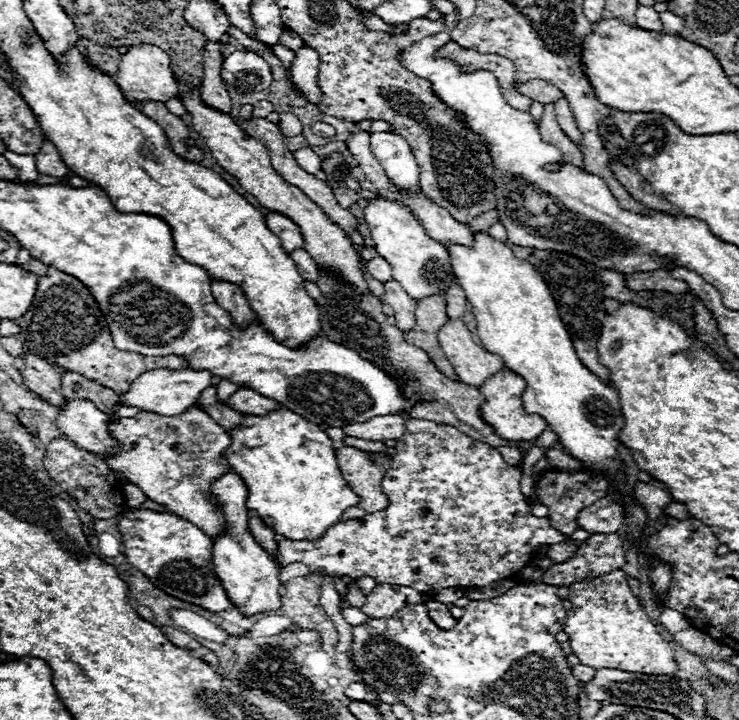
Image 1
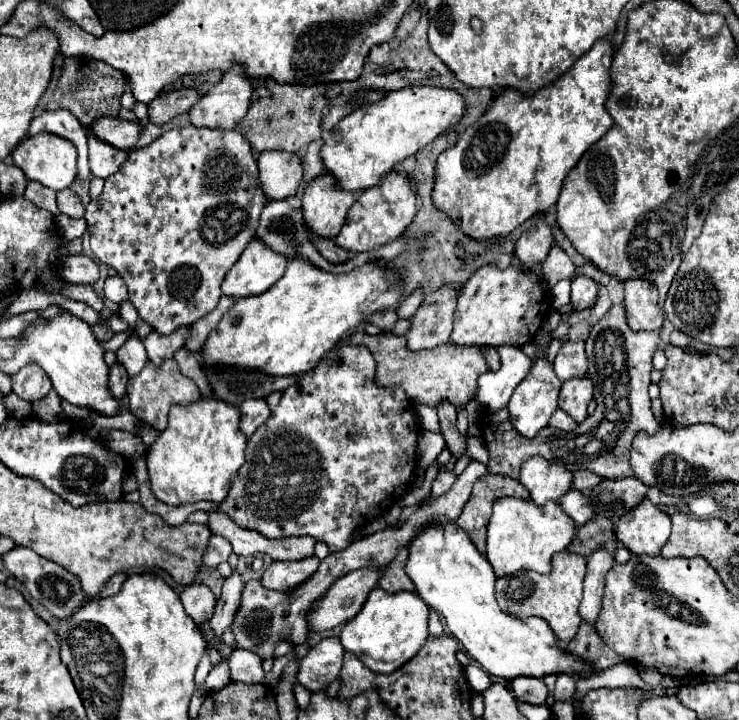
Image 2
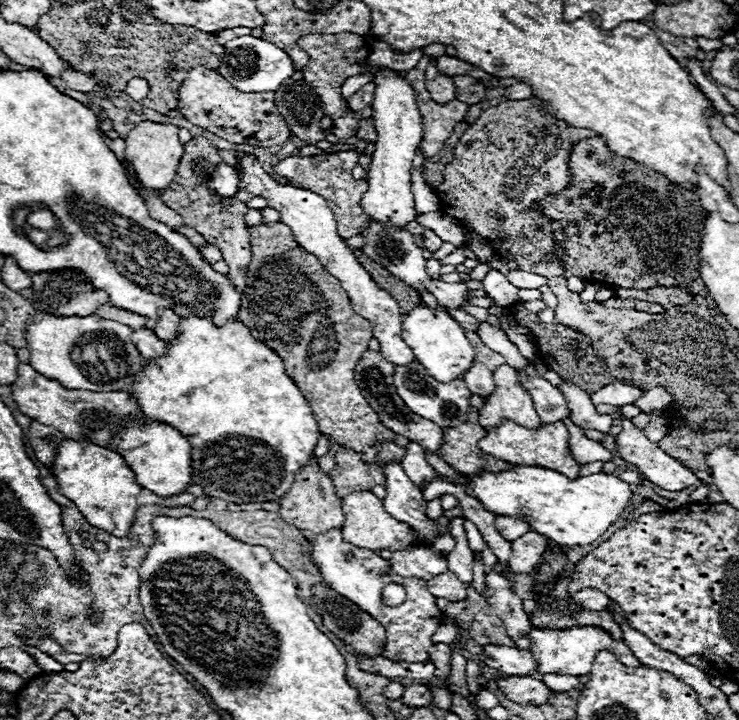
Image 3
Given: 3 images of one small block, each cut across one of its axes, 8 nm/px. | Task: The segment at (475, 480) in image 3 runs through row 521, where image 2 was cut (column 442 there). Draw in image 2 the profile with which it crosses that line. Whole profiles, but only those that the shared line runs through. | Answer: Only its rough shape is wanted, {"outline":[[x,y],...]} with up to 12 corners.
{"outline":[[454,522],[416,534],[404,570],[488,674],[592,672]]}

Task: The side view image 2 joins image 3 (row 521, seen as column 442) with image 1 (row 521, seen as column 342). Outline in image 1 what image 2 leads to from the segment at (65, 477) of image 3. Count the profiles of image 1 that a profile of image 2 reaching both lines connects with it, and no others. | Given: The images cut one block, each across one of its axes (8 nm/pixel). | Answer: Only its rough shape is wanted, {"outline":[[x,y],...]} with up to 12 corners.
{"outline":[[176,514],[120,516],[124,556],[156,588],[232,608],[212,538]]}

